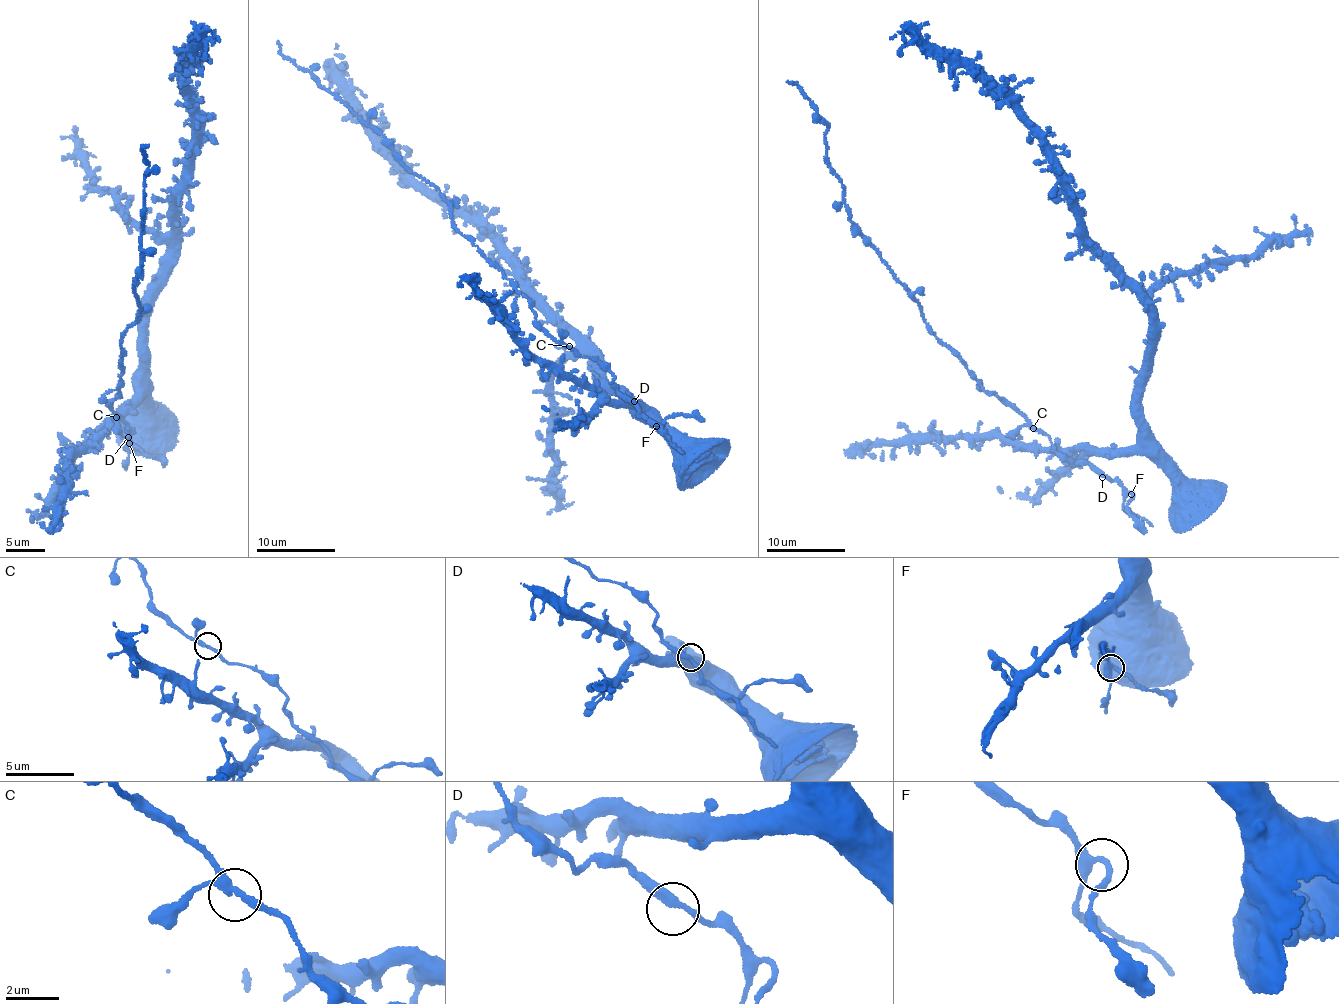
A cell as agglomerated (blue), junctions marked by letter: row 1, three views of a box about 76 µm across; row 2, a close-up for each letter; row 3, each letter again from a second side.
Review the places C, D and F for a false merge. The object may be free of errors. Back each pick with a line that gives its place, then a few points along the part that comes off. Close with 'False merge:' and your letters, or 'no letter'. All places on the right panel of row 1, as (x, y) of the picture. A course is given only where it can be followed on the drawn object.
False merge: no letter

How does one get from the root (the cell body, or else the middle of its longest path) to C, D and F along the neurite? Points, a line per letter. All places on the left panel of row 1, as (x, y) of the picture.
C: (136, 399), (129, 400), (116, 413), (114, 421), (126, 431), (127, 436), (130, 432), (127, 426), (116, 417)
D: (136, 399), (118, 409), (114, 421), (128, 437)
F: (136, 399), (118, 409), (114, 421), (129, 443)

